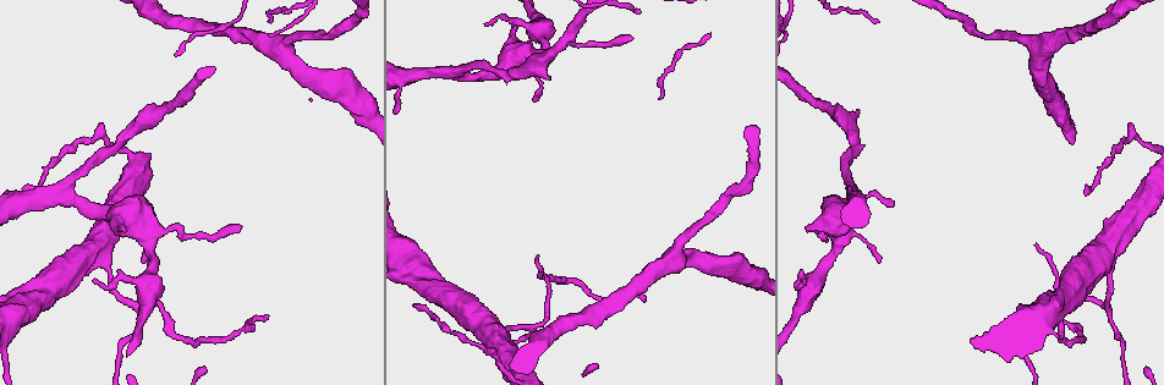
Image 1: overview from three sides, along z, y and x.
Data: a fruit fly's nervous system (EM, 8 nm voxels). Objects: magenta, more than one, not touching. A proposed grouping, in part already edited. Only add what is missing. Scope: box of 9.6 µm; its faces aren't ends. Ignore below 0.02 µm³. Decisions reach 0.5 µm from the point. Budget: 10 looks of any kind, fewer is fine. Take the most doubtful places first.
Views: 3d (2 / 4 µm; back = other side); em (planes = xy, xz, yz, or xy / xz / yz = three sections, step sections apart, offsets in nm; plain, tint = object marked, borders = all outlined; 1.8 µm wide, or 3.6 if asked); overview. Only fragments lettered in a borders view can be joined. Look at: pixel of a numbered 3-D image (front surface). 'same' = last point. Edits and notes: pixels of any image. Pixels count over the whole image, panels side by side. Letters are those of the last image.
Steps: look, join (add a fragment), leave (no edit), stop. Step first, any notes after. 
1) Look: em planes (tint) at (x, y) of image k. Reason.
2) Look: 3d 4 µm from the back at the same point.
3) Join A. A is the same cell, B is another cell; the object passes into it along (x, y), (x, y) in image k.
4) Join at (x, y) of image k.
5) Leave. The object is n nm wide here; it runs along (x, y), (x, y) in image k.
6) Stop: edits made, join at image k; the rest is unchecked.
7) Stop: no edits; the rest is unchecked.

Look: em planes (plain) at (630, 37) of image 1. Thin end.

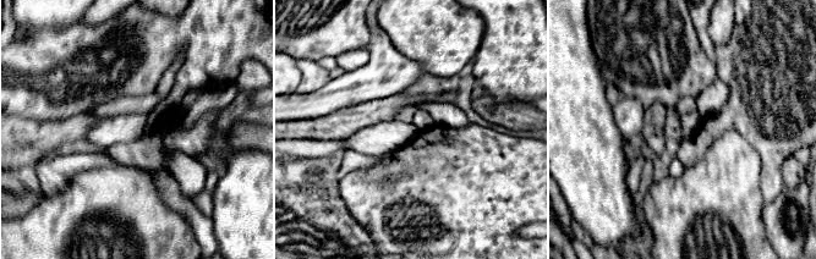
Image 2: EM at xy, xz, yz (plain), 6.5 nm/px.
Look: em planes (tint) at the same point.

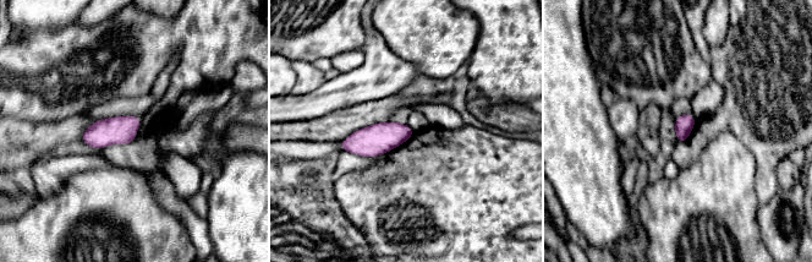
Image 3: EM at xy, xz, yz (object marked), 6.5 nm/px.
Look: em planes (borders) at the same point. What lies round it.

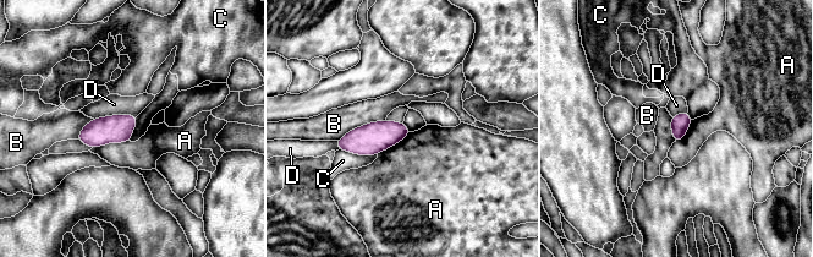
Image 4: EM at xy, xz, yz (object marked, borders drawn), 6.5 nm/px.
Leave. A, B, C and D are other cells; a border runs along (130, 141), (109, 142), (91, 149) in image 4; none of them fits.

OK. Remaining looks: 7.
Look: em yz step 4 (borders) at (486, 23) of image 1. An open end.

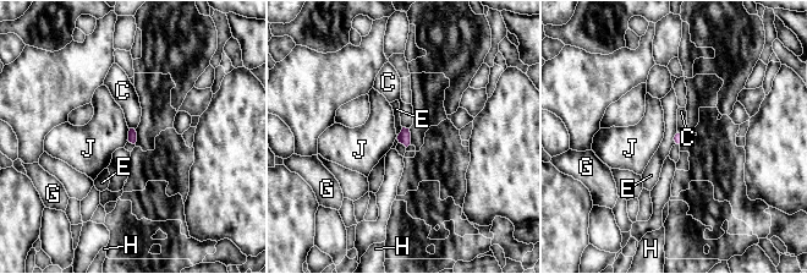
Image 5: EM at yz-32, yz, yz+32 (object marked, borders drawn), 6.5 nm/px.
Leave. C, E, G, H and J are other cells; a border runs along (130, 129), (127, 141) in image 5; none of them fits.

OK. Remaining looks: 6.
Look: em xz step 8 (tint) at (1037, 243) of image 1. Free end.

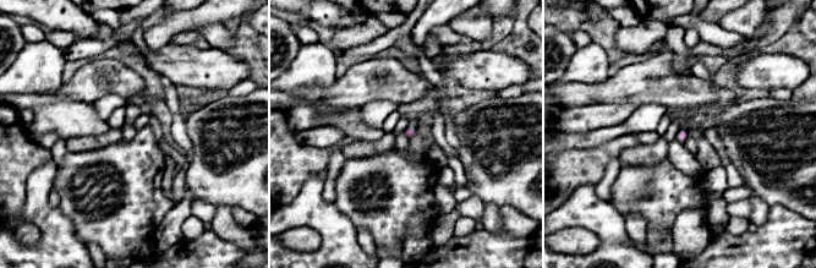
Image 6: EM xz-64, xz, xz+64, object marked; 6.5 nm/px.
Look: em planes (borders) at the same point.

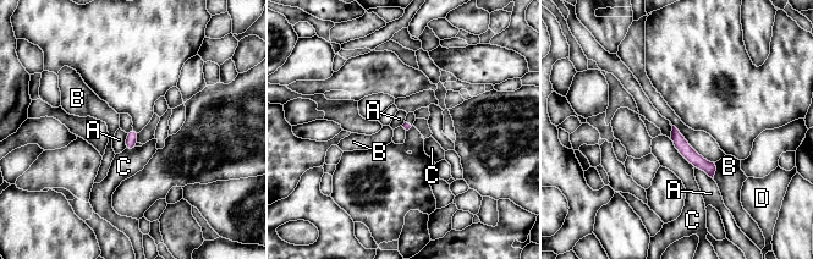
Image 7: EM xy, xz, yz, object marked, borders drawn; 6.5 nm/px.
Leave. A, B, C and D are other cells; a border runs along (693, 166), (703, 170), (713, 180) in image 7; none of them fits.

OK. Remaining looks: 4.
Look: 3d 4 µm at (412, 305) of image 1. Branch stops here.

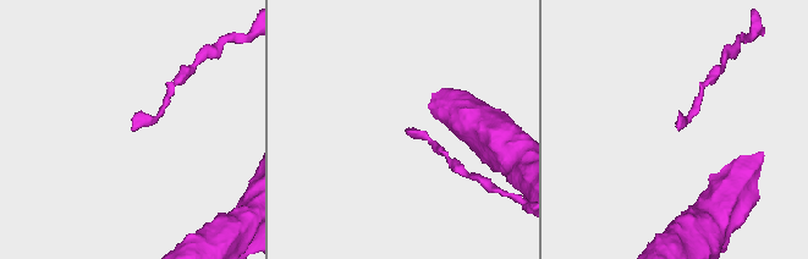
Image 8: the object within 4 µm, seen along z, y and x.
Look: em yz step 4 (tint) at (680, 127) of image 8.

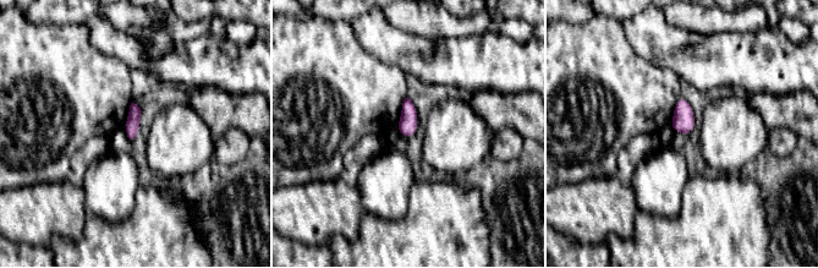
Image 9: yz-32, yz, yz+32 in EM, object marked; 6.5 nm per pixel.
Look: em planes (borders) at the same point. Cut it another way.

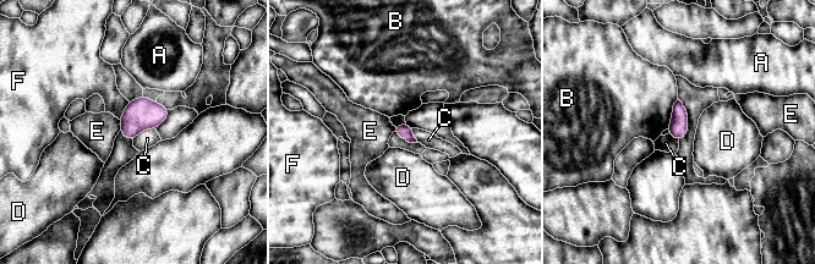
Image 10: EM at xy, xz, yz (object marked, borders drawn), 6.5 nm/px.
Leave. The object is 100 nm wide here; the longest contact is with B, 220 nm; A, B, C, D, E and F are other cells; none of them fits.

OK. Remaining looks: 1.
Stop: no edits; the rest is unchecked.

